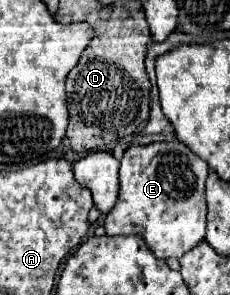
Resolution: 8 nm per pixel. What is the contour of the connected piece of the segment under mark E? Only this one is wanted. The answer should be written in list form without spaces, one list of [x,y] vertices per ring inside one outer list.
[[[179,140],[171,142],[153,142],[147,146],[129,146],[121,158],[119,180],[121,190],[117,204],[105,218],[107,236],[139,236],[145,240],[147,248],[157,258],[179,258],[183,252],[189,252],[195,242],[205,238],[205,180],[209,174],[209,166],[203,158],[199,158],[191,148],[187,148]]]

